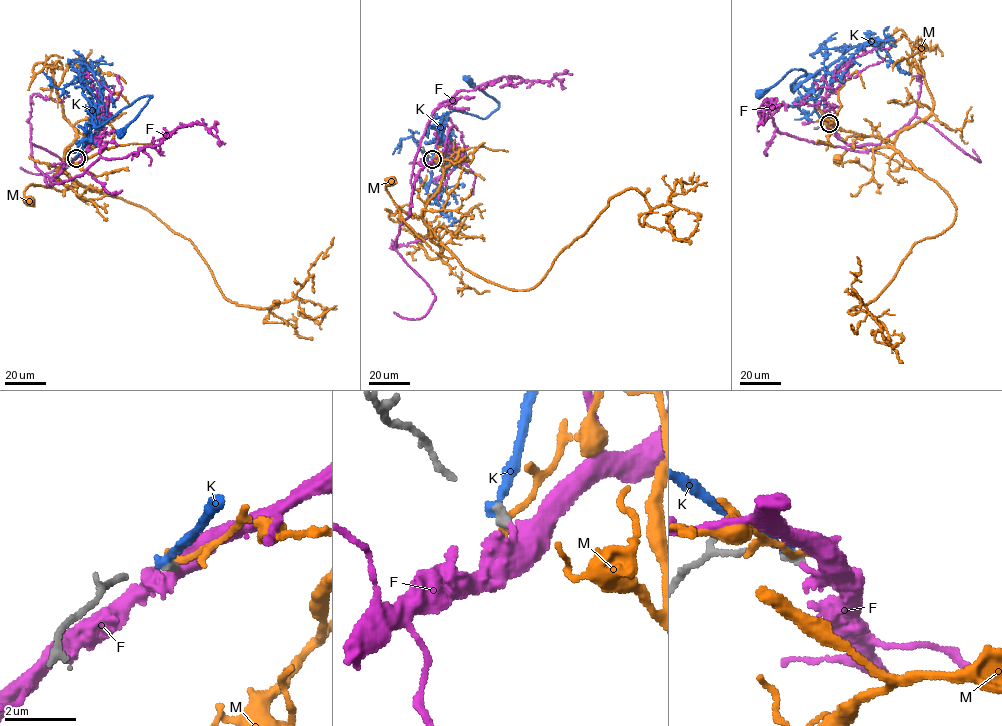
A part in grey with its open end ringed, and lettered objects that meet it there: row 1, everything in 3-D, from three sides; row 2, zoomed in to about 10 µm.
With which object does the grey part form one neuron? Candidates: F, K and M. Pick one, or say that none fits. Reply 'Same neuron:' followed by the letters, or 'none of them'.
Same neuron: F

